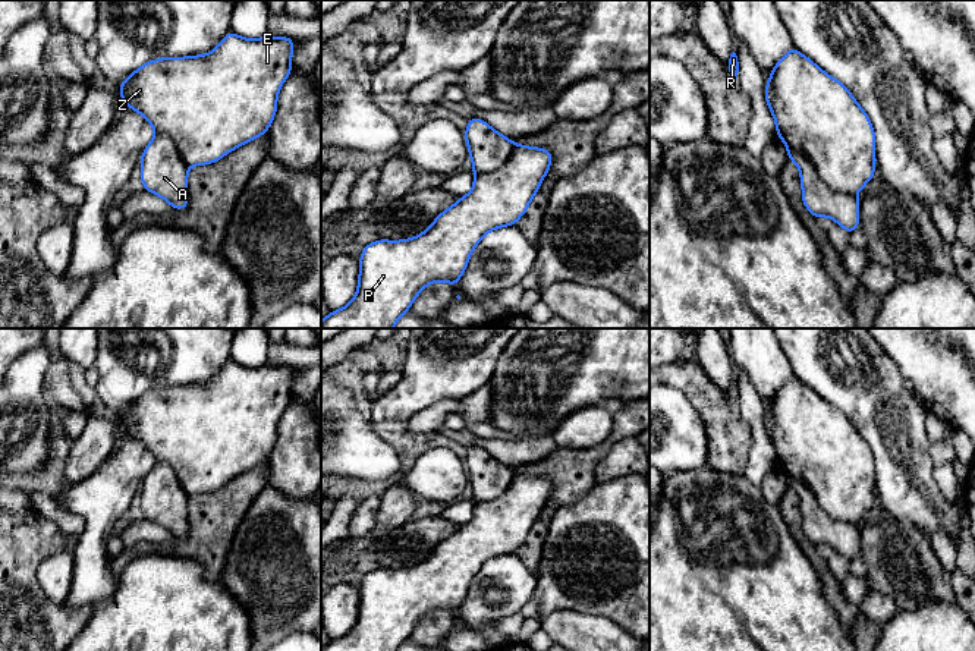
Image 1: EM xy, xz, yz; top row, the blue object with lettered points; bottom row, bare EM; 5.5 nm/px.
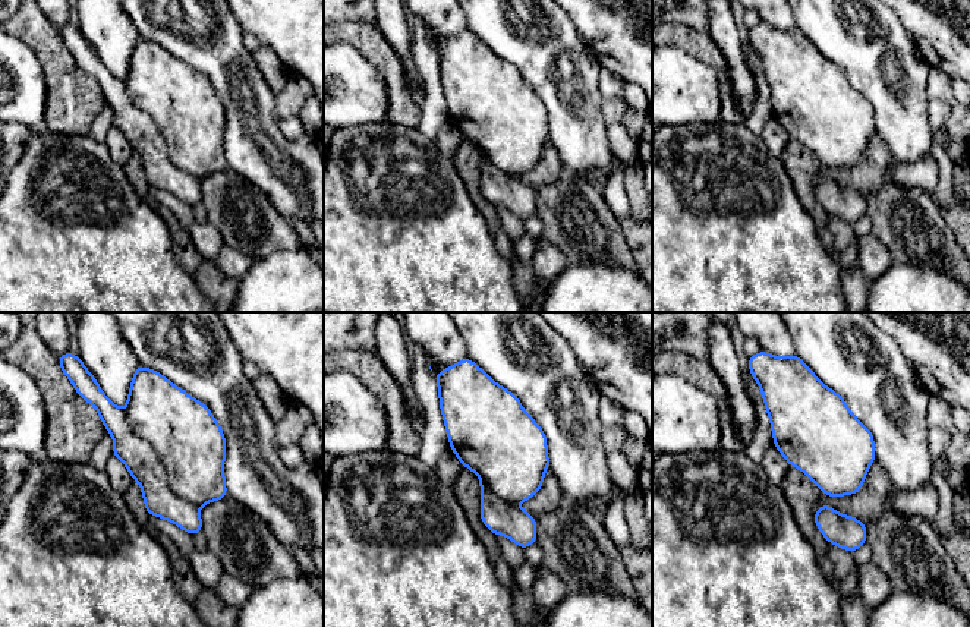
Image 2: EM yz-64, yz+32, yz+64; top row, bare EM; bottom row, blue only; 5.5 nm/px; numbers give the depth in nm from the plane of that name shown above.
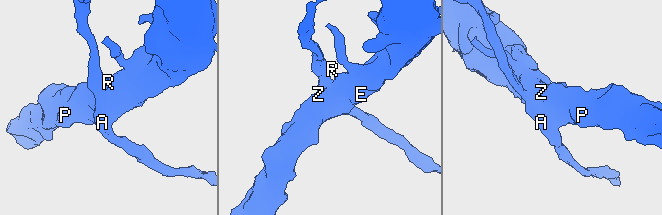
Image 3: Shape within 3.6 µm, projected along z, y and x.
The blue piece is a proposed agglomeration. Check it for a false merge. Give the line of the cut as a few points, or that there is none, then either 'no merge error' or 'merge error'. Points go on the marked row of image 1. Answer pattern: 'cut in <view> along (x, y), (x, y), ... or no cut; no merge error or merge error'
cut in yz along (786, 142), (798, 148), (832, 188), (854, 195); merge error

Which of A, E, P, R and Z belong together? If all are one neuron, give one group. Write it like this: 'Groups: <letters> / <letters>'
Groups: A R / E P Z

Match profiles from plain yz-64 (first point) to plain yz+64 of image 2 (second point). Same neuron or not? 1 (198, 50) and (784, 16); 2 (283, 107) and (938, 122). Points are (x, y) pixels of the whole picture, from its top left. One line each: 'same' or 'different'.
1: different
2: same

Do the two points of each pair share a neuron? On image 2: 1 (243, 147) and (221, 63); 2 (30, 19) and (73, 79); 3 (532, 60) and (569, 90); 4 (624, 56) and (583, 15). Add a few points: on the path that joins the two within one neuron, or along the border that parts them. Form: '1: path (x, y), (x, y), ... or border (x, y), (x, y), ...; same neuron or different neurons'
1: path (243, 126), (243, 91), (239, 84); same neuron
2: path (40, 34), (59, 65); same neuron
3: path (541, 62), (560, 81); same neuron
4: path (617, 44), (595, 22); same neuron

